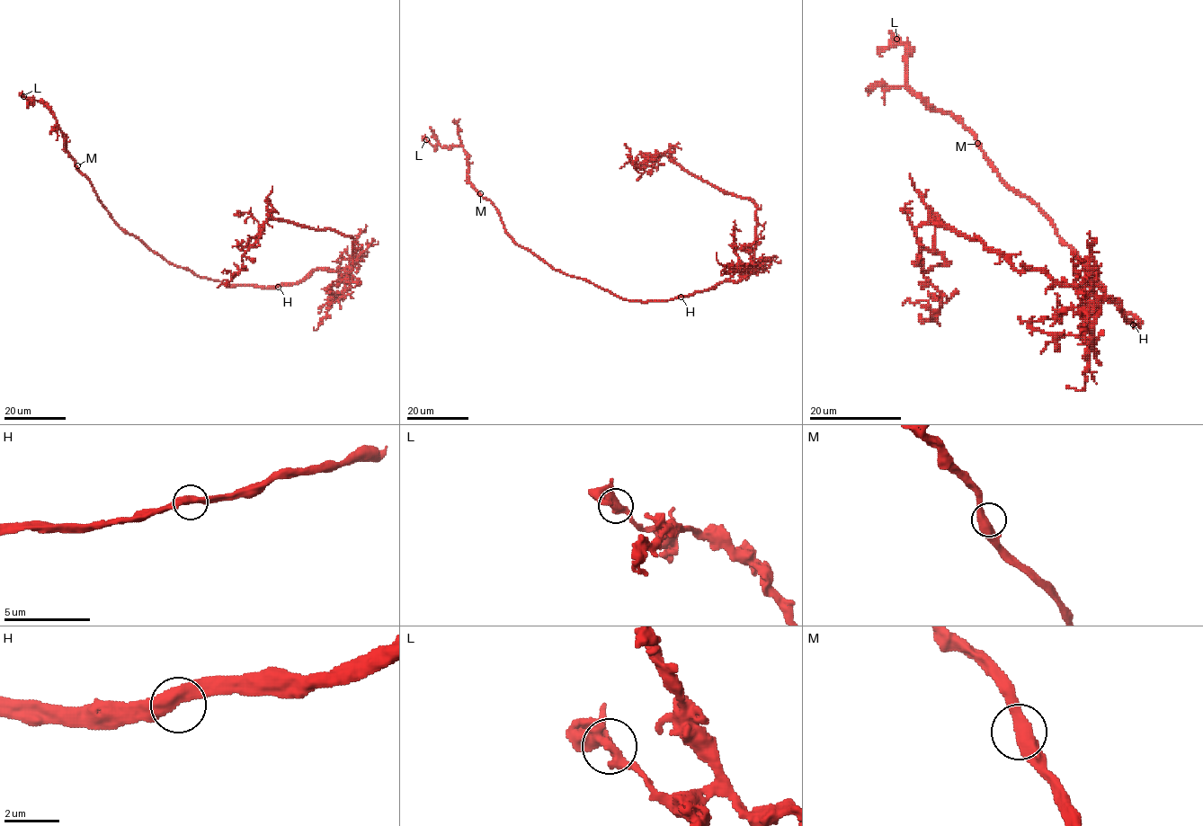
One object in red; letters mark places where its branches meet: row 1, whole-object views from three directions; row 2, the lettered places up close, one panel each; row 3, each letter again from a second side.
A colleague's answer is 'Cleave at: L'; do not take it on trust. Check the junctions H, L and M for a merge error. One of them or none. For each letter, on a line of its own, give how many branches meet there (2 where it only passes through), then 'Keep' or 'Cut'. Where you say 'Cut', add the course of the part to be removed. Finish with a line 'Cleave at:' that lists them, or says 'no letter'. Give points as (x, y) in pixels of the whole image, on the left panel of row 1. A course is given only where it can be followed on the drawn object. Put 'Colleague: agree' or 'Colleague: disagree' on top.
Colleague: disagree
H: Branches: 2. Keep
L: Branches: 2. Keep
M: Branches: 2. Keep
Cleave at: no letter

